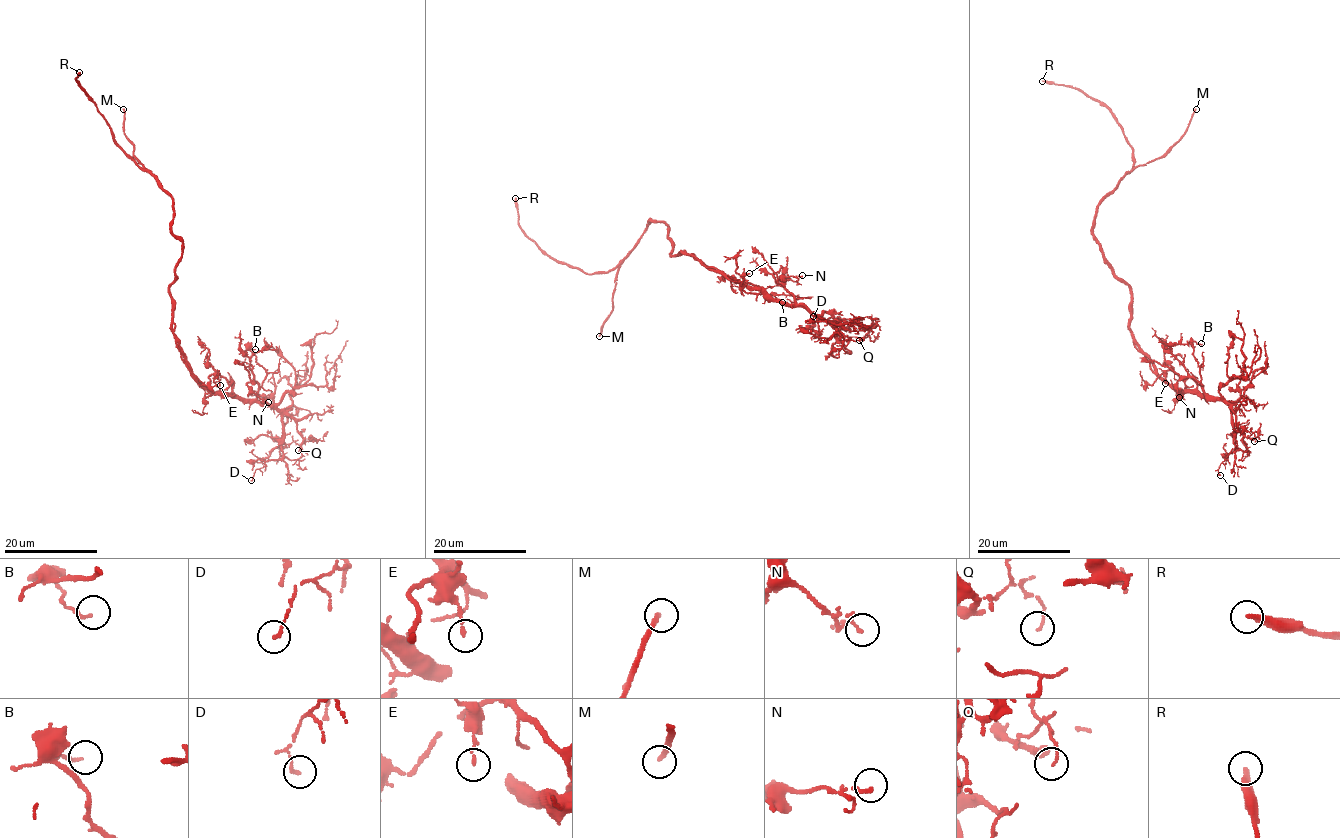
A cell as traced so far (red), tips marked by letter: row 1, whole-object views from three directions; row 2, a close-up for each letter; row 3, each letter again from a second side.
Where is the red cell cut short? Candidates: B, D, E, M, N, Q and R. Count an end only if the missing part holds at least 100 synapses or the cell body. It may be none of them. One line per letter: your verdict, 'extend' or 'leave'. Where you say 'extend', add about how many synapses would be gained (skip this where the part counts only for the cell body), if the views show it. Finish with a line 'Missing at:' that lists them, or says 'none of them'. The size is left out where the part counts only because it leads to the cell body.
B: leave
D: leave
E: leave
M: extend
N: leave
Q: leave
R: extend | 250 syn
Missing at: M, R

